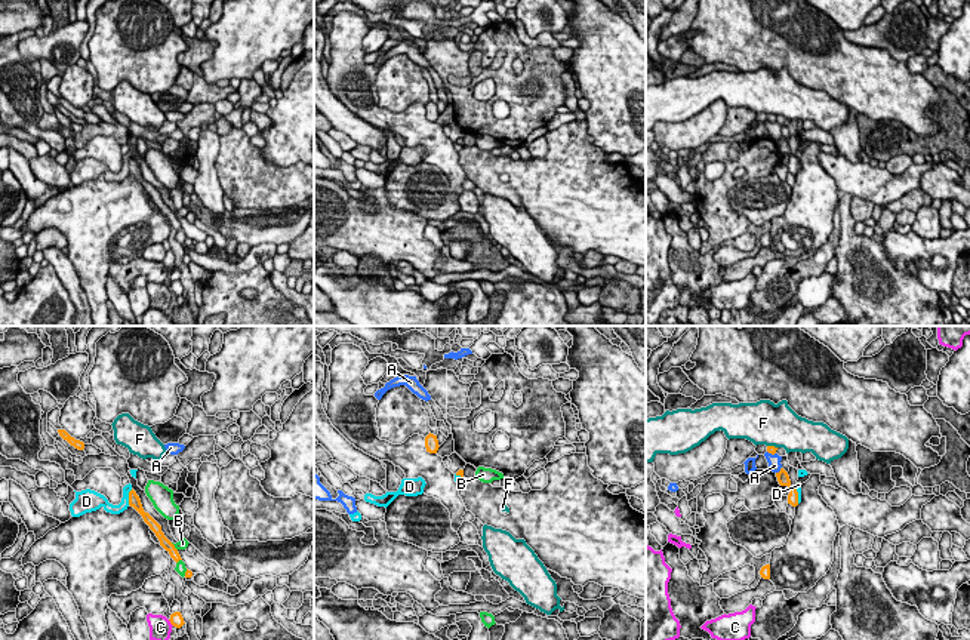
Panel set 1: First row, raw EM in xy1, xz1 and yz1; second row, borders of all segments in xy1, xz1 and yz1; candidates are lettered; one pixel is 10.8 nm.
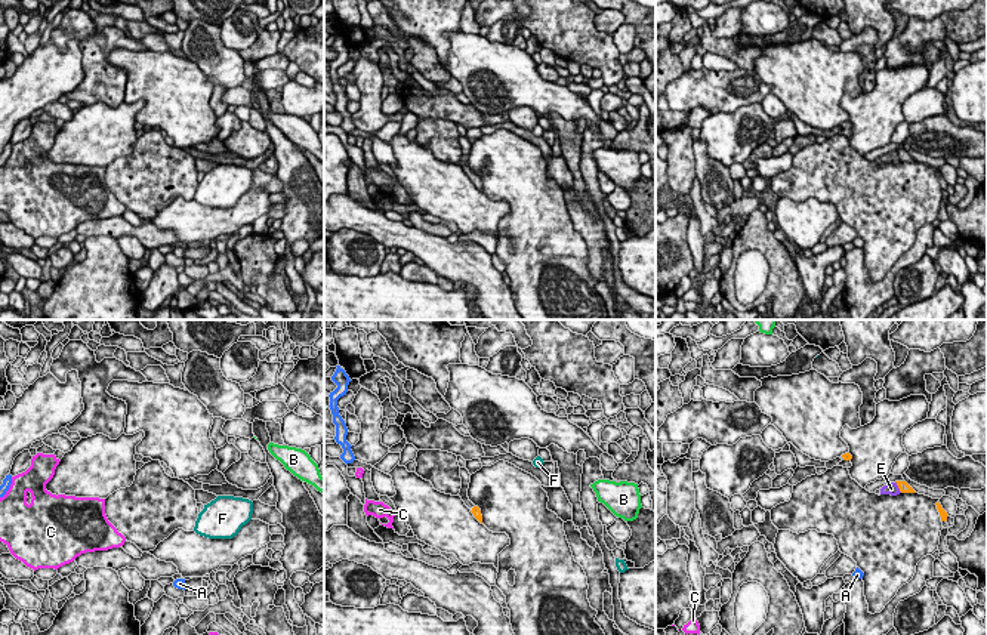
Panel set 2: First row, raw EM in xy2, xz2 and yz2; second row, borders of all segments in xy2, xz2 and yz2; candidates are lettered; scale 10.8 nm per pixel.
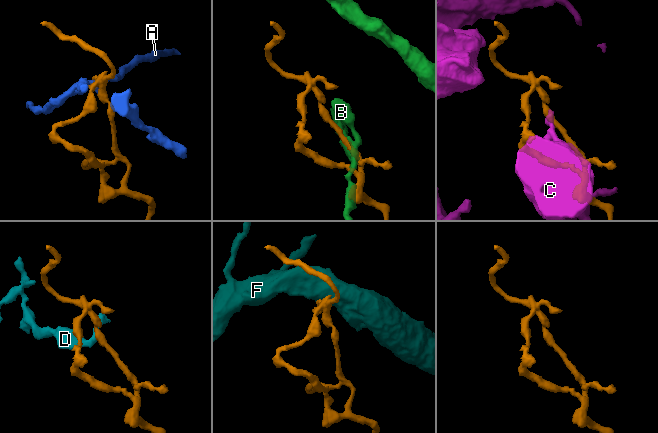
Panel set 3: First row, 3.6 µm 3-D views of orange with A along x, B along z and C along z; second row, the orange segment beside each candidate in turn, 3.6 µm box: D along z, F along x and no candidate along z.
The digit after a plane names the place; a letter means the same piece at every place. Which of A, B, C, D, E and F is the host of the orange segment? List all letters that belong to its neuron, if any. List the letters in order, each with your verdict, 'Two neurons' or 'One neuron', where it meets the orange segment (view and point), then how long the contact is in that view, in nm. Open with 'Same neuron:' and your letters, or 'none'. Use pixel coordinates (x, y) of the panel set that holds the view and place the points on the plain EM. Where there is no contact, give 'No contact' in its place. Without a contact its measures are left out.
Same neuron: none
A: Two neurons. Touches orange at yz1 (781, 138). Shared border 100 nm
B: Two neurons. Touches orange at xy1 (178, 228). Shared border 80 nm
C: Two neurons. Touches orange at xy1 (171, 291). Shared border 110 nm
D: Two neurons. Touches orange at xy1 (129, 165). Shared border 180 nm
E: Two neurons. Touches orange at yz2 (898, 156). Shared border 140 nm
F: Two neurons. Touches orange at yz1 (772, 114). Shared border 120 nm

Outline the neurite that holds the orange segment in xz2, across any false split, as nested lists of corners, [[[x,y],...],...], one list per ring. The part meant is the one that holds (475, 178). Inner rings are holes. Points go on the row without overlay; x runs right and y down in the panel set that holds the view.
[[[460,136],[460,147],[462,147],[462,157],[459,164],[462,166],[462,169],[465,170],[465,173],[471,178],[471,181],[474,182],[474,185],[482,192],[482,184],[478,175],[475,175],[469,166],[468,166],[468,157],[469,157],[469,151],[471,151],[471,142],[466,136]]]

